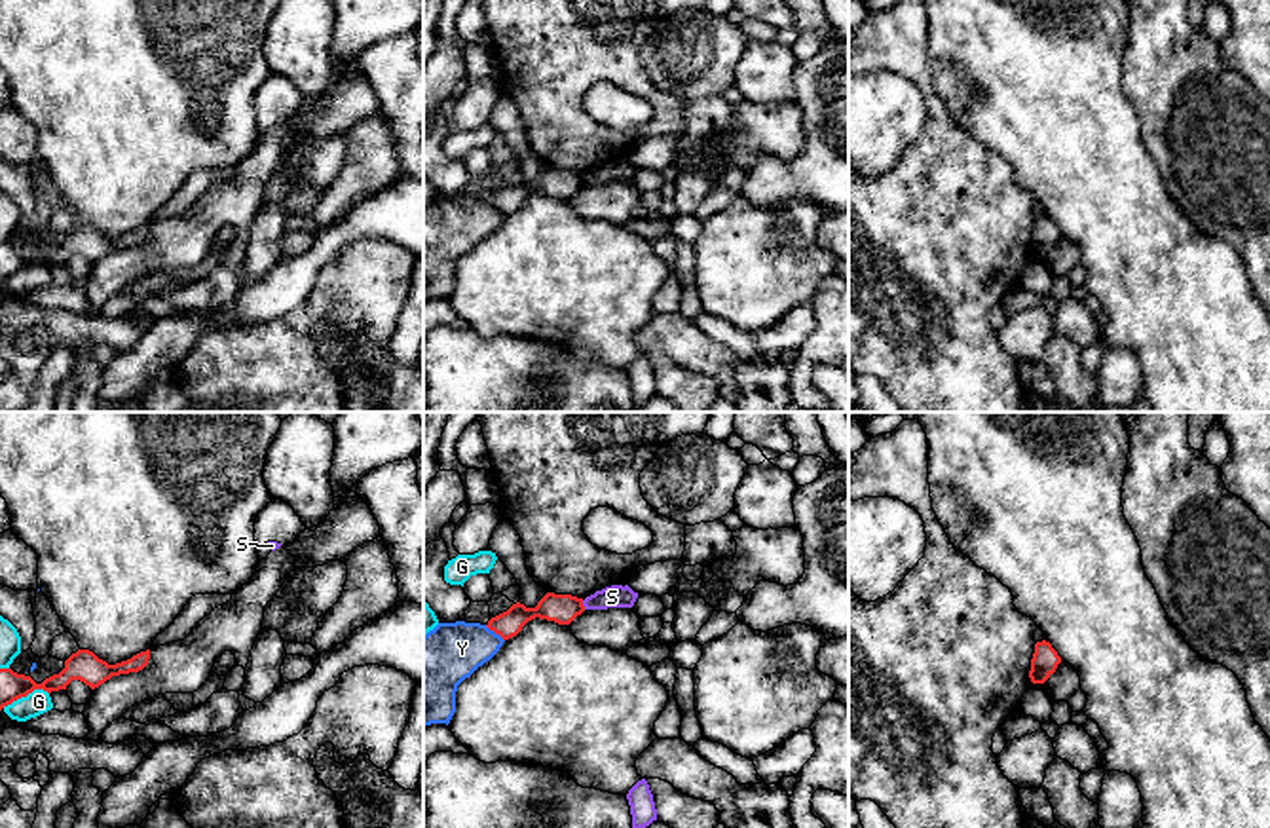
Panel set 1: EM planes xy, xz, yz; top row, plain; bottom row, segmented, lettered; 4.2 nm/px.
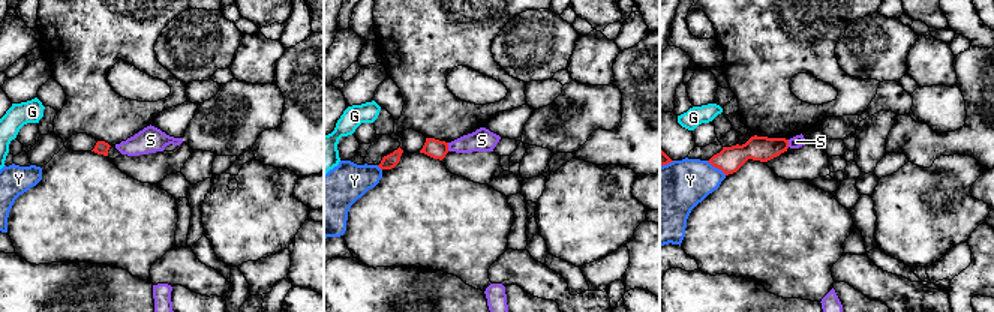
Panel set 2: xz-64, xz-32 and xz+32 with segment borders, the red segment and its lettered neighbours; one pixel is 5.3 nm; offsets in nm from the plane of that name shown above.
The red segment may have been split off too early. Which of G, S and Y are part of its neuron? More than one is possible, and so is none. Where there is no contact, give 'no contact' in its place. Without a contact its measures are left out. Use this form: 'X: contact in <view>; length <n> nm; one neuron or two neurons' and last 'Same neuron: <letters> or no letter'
G: contact in xy; length 220 nm; two neurons
S: contact in xz; length 40 nm; two neurons
Y: contact in xz; length 110 nm; two neurons
Same neuron: no letter

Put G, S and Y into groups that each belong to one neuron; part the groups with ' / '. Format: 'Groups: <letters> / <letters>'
Groups: G / S / Y

